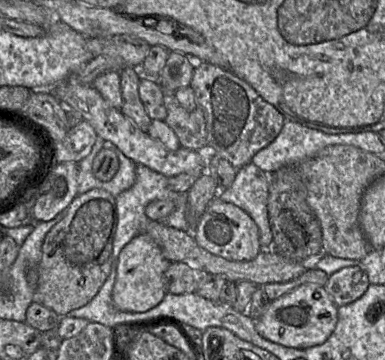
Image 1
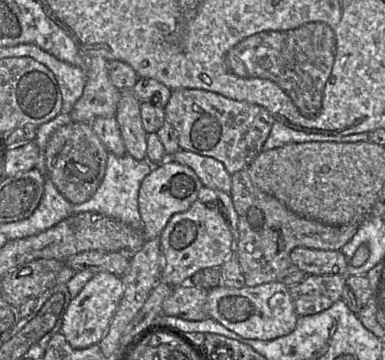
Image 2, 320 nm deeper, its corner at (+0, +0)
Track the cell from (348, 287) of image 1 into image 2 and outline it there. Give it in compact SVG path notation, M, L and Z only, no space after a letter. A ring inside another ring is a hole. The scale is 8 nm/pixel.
M307 275L301 282L289 286L295 311L299 317L314 315L341 300L346 275Z

